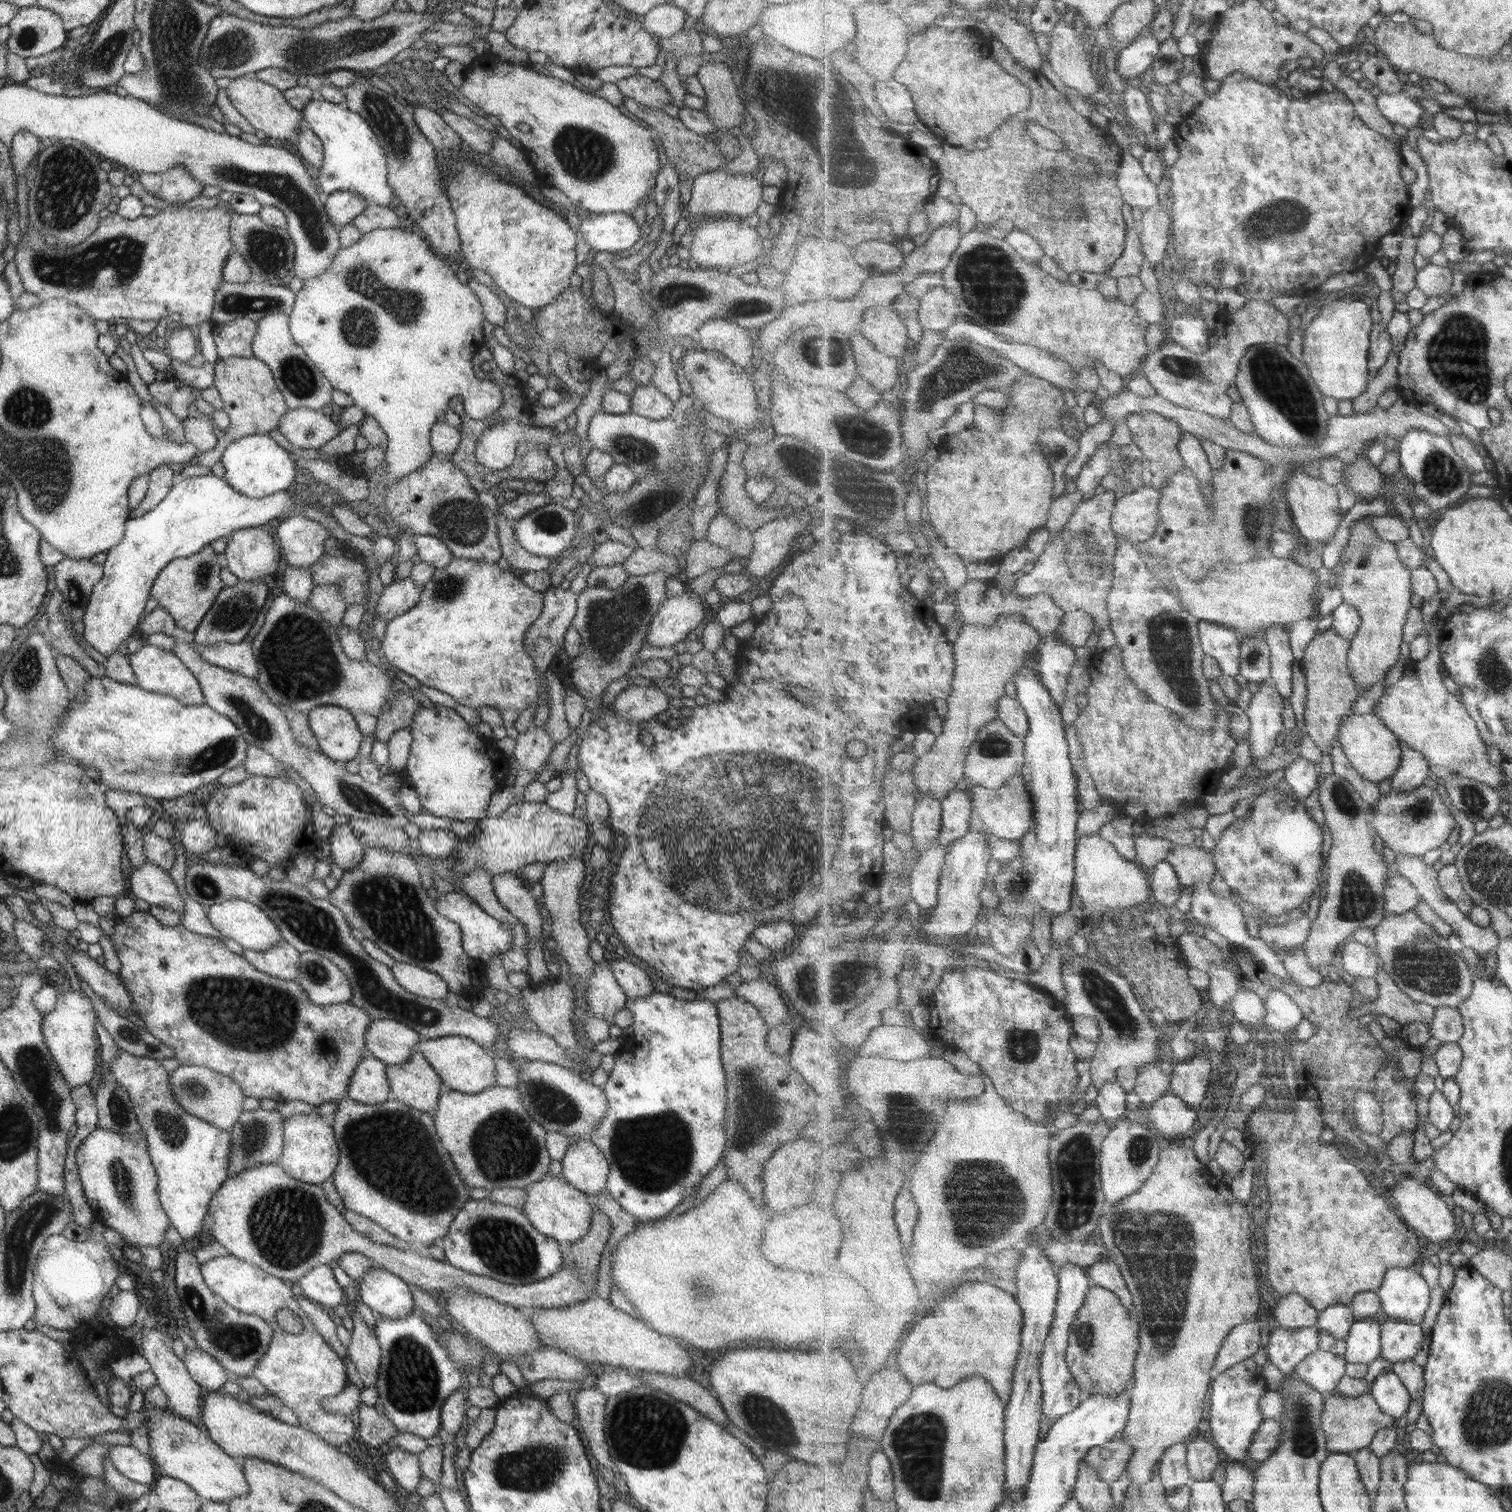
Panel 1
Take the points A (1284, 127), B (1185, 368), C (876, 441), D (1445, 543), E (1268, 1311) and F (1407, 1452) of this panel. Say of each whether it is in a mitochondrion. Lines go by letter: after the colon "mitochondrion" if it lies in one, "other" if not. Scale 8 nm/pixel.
A: other
B: mitochondrion
C: mitochondrion
D: other
E: other
F: other

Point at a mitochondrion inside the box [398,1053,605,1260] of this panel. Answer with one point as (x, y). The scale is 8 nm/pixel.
(506, 1150)

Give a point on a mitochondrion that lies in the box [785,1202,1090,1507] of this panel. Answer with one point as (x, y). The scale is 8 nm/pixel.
(918, 1441)

